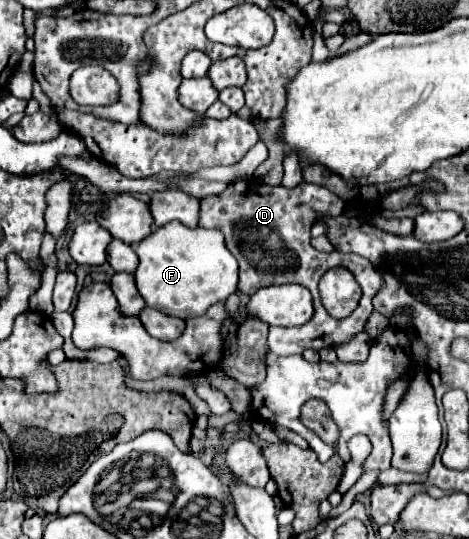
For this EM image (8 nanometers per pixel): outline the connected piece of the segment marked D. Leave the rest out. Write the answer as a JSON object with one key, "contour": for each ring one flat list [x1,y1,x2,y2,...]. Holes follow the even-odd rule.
{"contour":[[242,178,232,184,222,194,216,194,216,202,200,202,200,226,202,228,216,228,224,234,228,250,240,264,240,282,238,290,246,296,252,296,258,288,276,286,276,284,302,284,314,296,314,316,306,324,306,334,286,334,268,338,270,352,276,356,290,356,302,354,306,348,322,350,328,346,342,344,350,340,354,334,362,332,364,322,372,314,372,296,378,292,382,280,374,266,356,254,344,252,318,252,310,244,310,228,322,214,342,214,344,202,336,194,330,194,324,186,314,186,310,182,300,182,294,188,286,188,282,184,270,186,260,182,258,178],[342,266,350,270,356,282,362,288,362,298,358,308,354,310,354,318,332,318,320,298,318,282,320,278,336,268]]}

